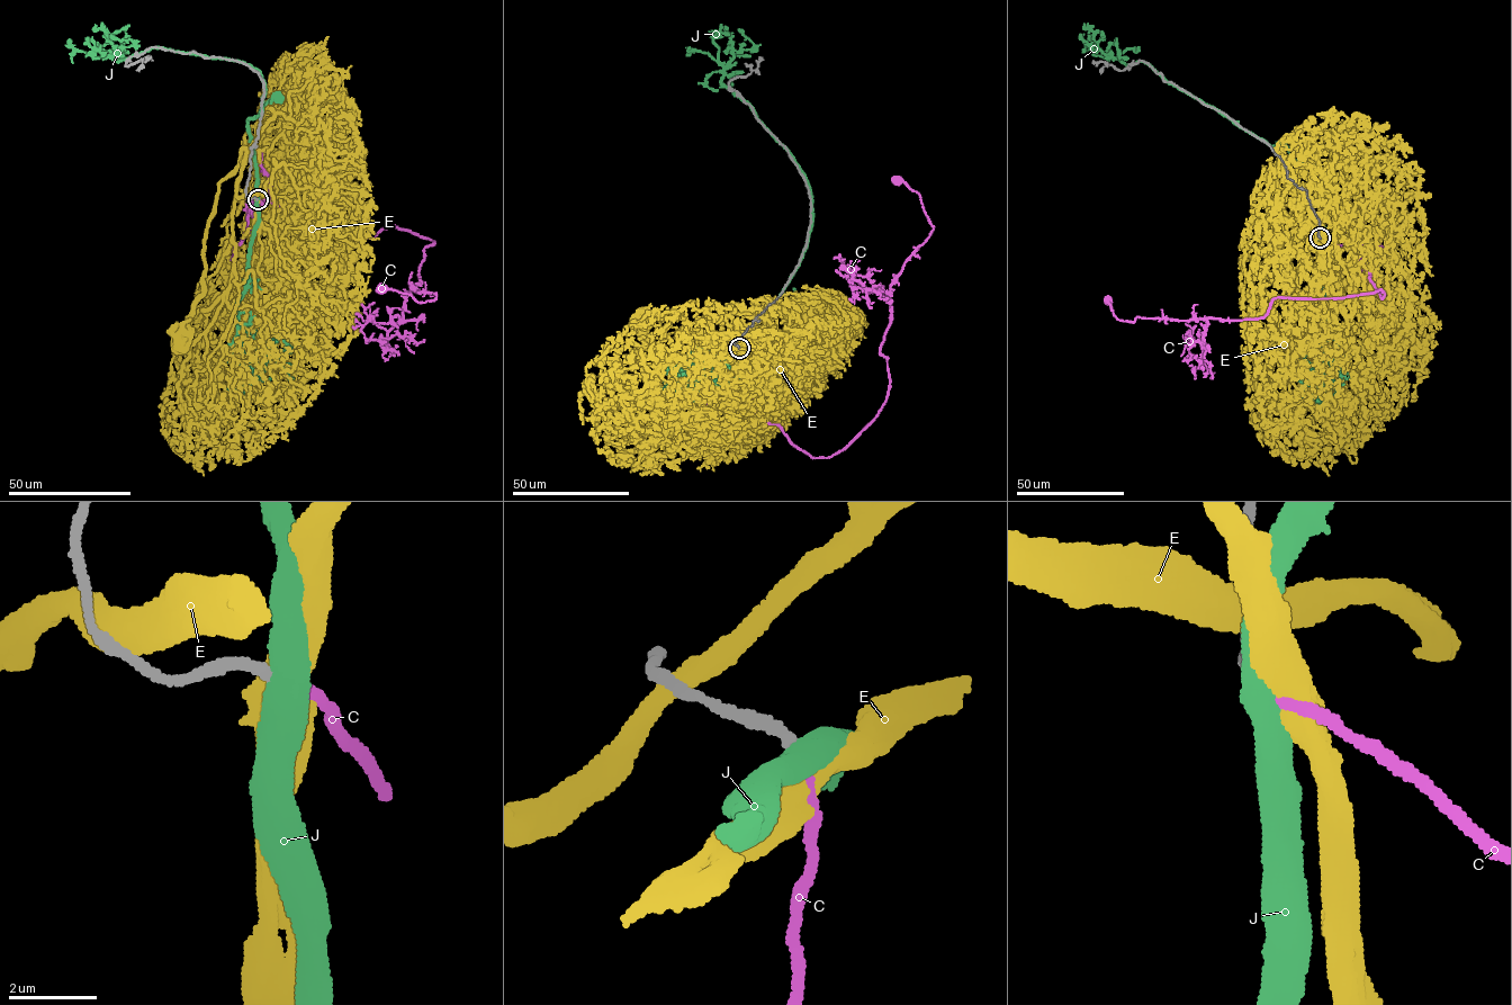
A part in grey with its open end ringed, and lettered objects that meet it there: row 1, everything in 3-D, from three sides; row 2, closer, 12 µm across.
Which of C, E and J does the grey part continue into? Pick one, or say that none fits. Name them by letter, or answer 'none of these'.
C

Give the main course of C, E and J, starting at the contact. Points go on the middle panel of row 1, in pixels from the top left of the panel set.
C: (739, 348), (756, 412), (815, 458), (870, 423), (890, 384), (890, 285), (934, 226), (897, 180)
E: (738, 348), (754, 332), (718, 351), (718, 358), (740, 343), (718, 367), (676, 375), (639, 324)
J: (738, 347), (745, 348), (744, 355), (757, 323), (777, 304), (790, 304), (798, 298)

